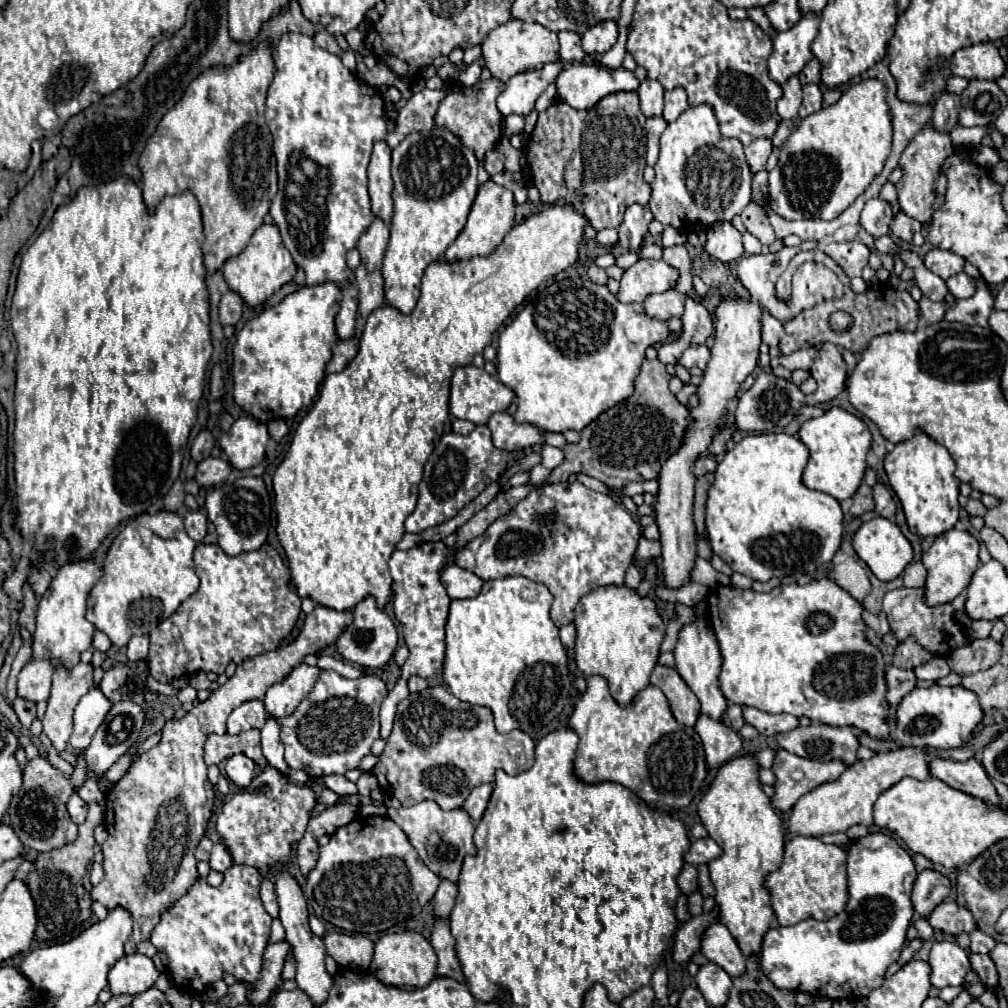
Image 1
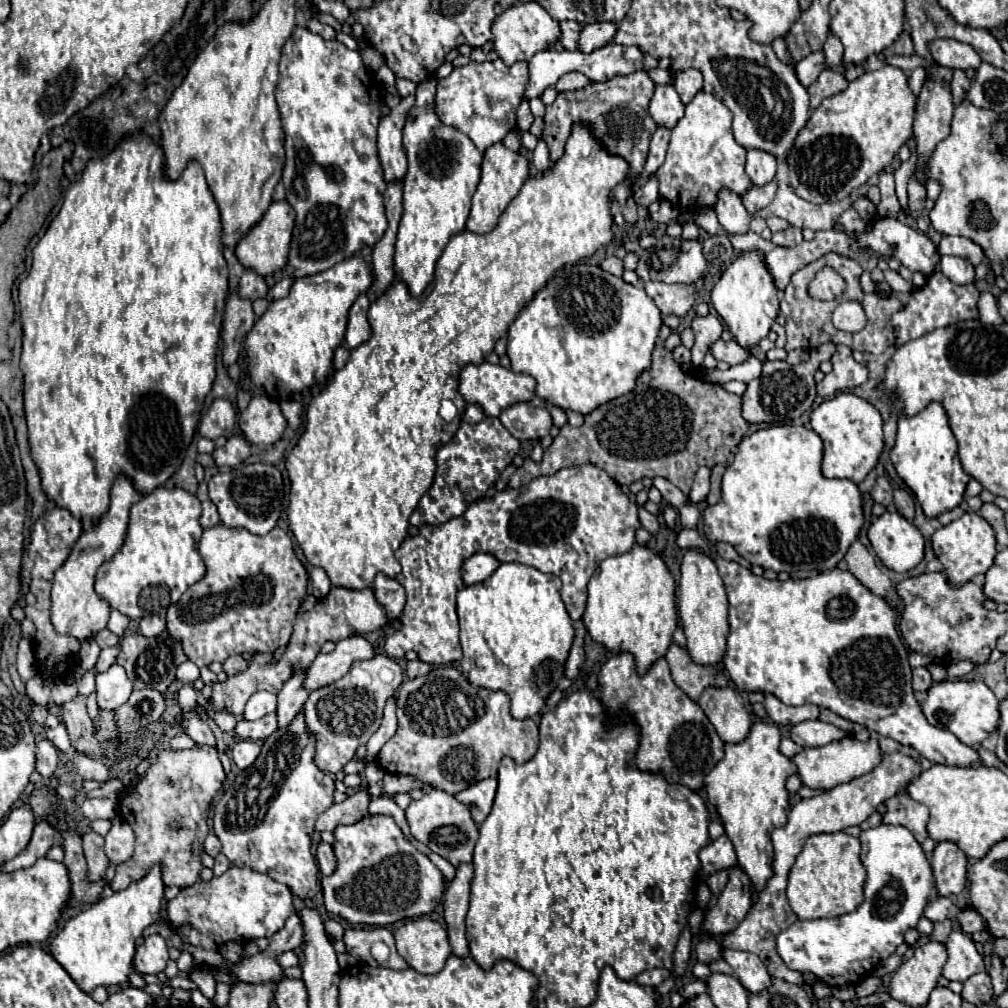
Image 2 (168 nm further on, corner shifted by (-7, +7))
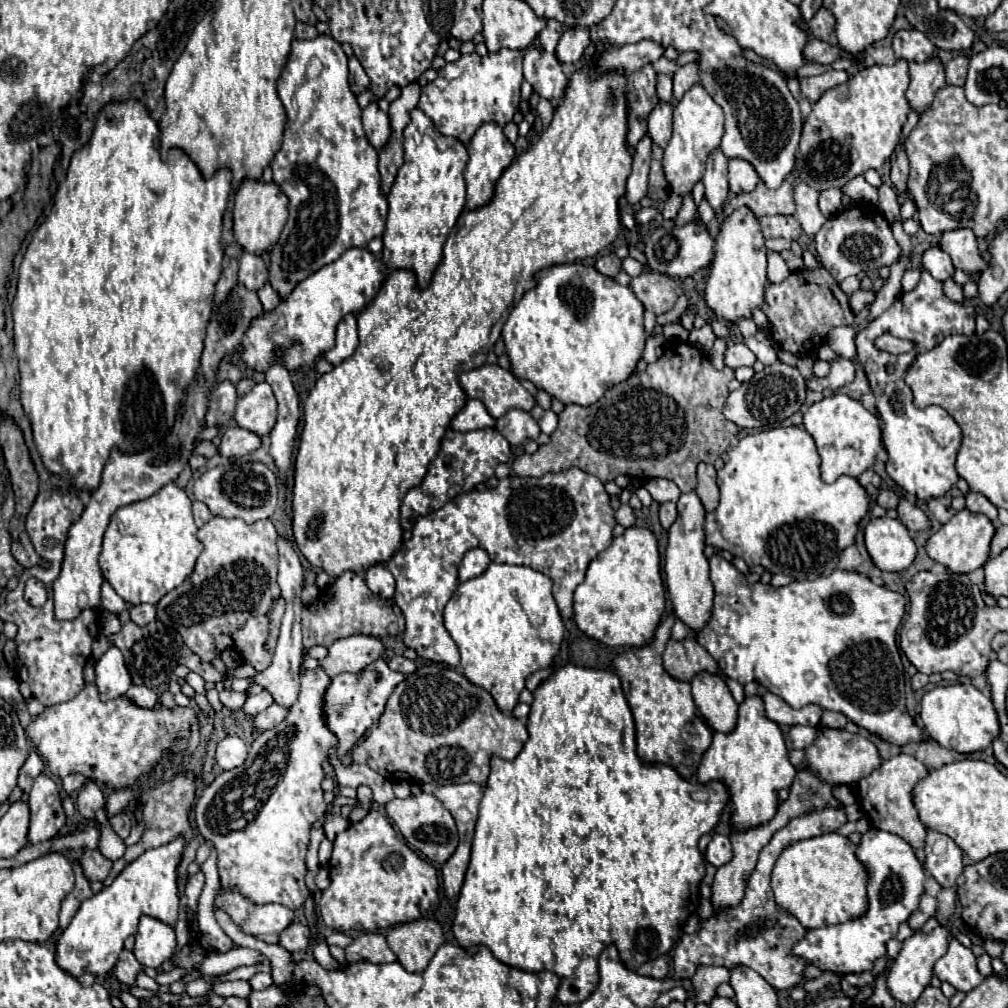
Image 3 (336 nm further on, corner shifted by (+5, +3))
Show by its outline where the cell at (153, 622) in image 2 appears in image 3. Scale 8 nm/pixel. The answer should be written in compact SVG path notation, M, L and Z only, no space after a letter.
M150 603L134 605L134 607L130 609L130 619L132 619L136 625L148 625L150 621L156 619L156 605L150 605Z

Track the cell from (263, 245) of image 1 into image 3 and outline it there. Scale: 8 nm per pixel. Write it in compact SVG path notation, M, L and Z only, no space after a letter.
M242 179L232 193L232 213L234 213L234 237L238 245L246 251L262 255L270 251L272 245L278 241L286 217L288 217L288 197L278 189L278 183L266 183L262 179Z

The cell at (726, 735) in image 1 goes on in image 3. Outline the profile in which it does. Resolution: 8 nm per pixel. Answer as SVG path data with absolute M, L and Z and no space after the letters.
M698 673L692 681L692 695L698 711L714 731L730 733L734 729L738 719L738 703L720 675Z

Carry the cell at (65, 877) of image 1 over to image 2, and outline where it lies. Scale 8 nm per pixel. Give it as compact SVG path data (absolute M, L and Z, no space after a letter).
M88 831L84 837L84 857L88 863L88 873L86 873L86 881L88 883L96 883L104 877L106 867L108 867L108 857L104 853L104 837L100 837L94 831Z

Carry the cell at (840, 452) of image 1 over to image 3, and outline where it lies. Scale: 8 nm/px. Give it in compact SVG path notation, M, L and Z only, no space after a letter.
M842 393L824 397L822 401L808 407L804 413L804 427L816 441L818 453L822 457L822 479L826 483L834 483L840 475L858 477L874 465L876 455L882 449L880 419L860 401Z

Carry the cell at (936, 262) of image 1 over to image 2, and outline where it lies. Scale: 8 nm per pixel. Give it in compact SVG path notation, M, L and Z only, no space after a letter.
M944 235L940 245L938 245L938 253L940 255L962 257L962 259L970 261L974 267L980 265L986 259L982 249L976 243L972 243L970 239L966 239L966 237L948 237L948 235Z

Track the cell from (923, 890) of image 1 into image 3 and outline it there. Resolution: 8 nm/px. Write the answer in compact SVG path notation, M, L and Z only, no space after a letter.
M928 829L926 839L926 863L924 867L936 877L942 887L954 887L962 875L962 849L946 835Z

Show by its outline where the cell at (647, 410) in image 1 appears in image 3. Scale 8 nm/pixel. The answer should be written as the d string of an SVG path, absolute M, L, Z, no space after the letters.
M670 343L670 345L666 347L664 355L662 355L656 363L648 365L648 369L646 369L644 373L634 373L634 375L630 375L626 381L622 381L620 385L610 387L594 405L588 405L588 407L566 405L564 411L558 415L560 423L558 423L556 431L550 435L550 441L548 441L546 445L540 445L540 449L538 449L536 453L532 453L532 455L524 453L522 457L518 457L518 459L514 461L514 473L516 473L518 477L542 477L542 475L546 475L546 473L550 473L550 471L562 471L562 469L572 469L572 467L576 467L576 469L582 469L582 471L586 471L586 473L598 477L602 483L614 481L618 475L628 475L628 477L638 479L638 481L646 481L646 479L652 479L652 477L664 477L664 479L674 481L674 483L682 489L682 493L694 491L694 487L696 487L696 465L698 465L700 461L716 463L716 461L726 453L726 449L730 447L732 437L738 435L738 427L722 415L722 407L724 407L726 397L728 397L728 393L730 393L730 391L728 391L728 383L730 383L732 379L734 379L734 369L730 369L730 367L714 369L714 365L712 365L710 359L706 357L706 353L704 353L702 349L698 349L696 345L688 345L688 343Z

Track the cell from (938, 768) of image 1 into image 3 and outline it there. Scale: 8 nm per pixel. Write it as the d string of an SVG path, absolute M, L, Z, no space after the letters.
M722 555L710 557L710 579L716 591L714 607L708 623L696 631L696 641L718 661L726 677L742 685L758 679L760 685L782 697L794 709L816 703L822 709L844 713L856 725L894 745L924 741L922 729L904 709L904 667L896 645L896 631L906 613L902 593L876 585L862 573L840 569L833 571L830 577L794 581L776 589L764 583L750 583Z

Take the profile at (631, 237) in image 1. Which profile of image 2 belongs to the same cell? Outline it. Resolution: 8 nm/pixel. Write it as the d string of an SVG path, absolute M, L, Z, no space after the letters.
M652 175L650 181L644 187L636 187L634 189L634 201L636 201L636 205L644 205L644 207L648 207L652 201L658 201L658 181L656 181L656 175Z

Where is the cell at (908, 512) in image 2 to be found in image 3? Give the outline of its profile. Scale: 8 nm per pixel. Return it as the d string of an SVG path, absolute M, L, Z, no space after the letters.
M902 499L900 501L898 515L900 515L900 521L910 529L910 533L918 533L918 531L930 529L928 515L916 503L912 503L908 499Z

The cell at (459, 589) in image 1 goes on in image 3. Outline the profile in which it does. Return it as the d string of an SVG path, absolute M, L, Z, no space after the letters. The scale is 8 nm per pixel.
M470 549L460 567L458 567L458 575L460 575L460 581L468 581L468 579L474 579L474 577L480 577L486 567L490 565L490 557L484 549Z

